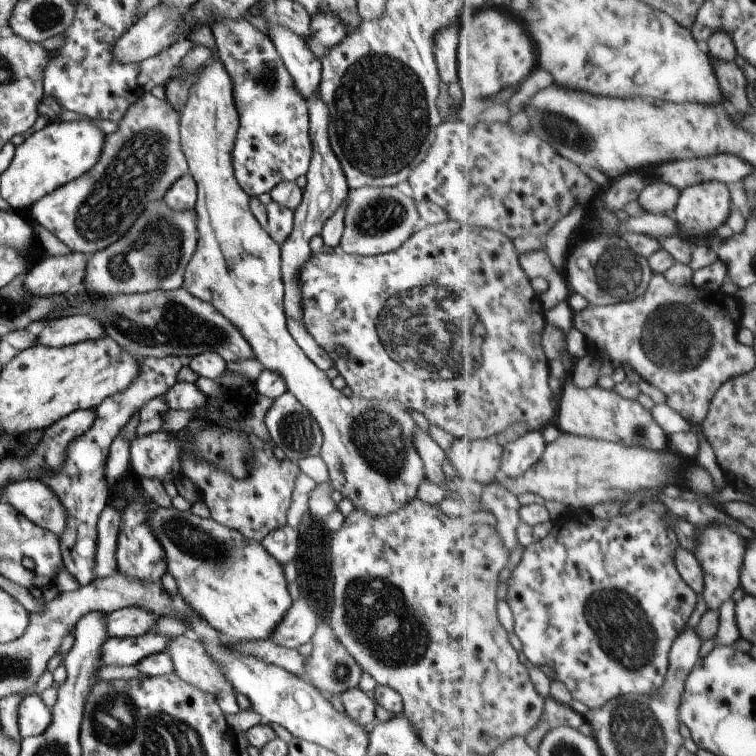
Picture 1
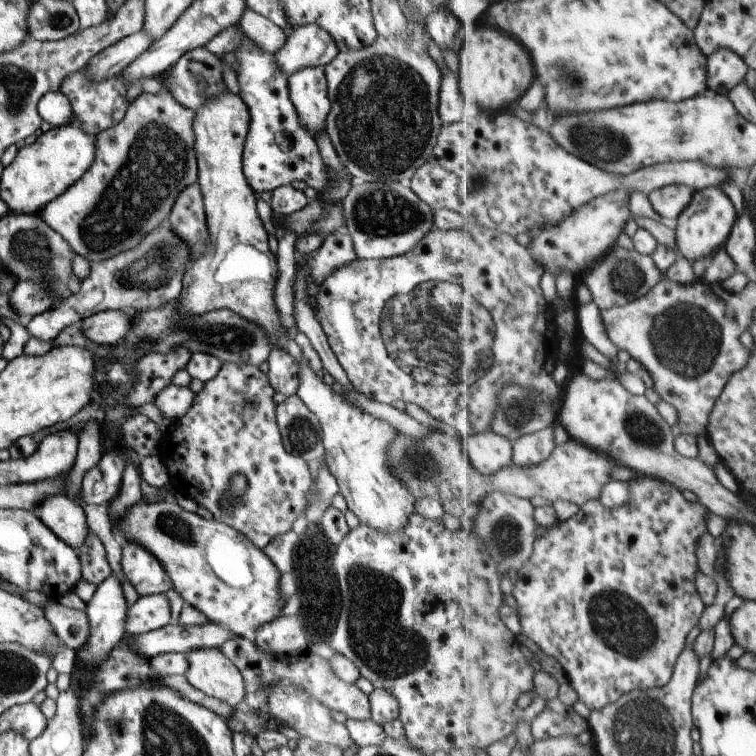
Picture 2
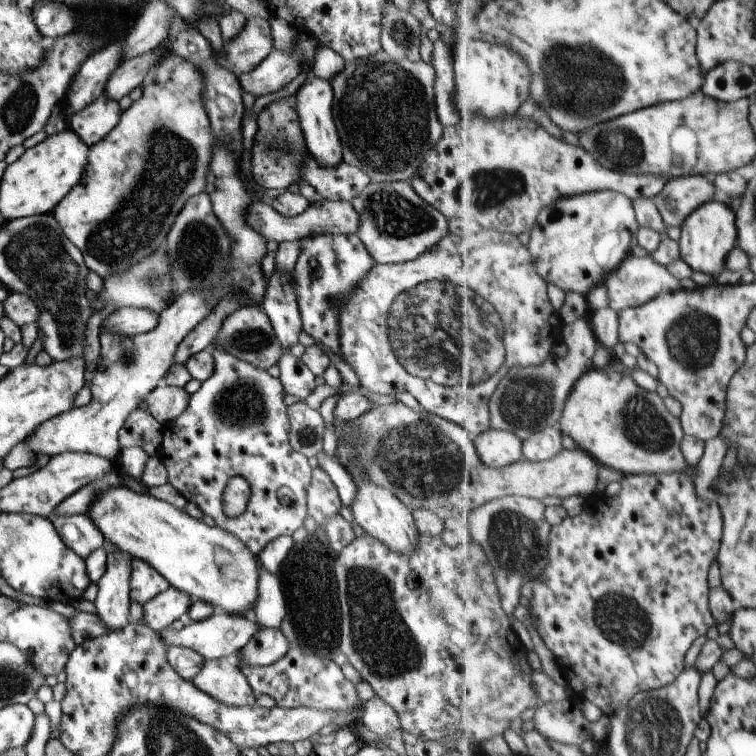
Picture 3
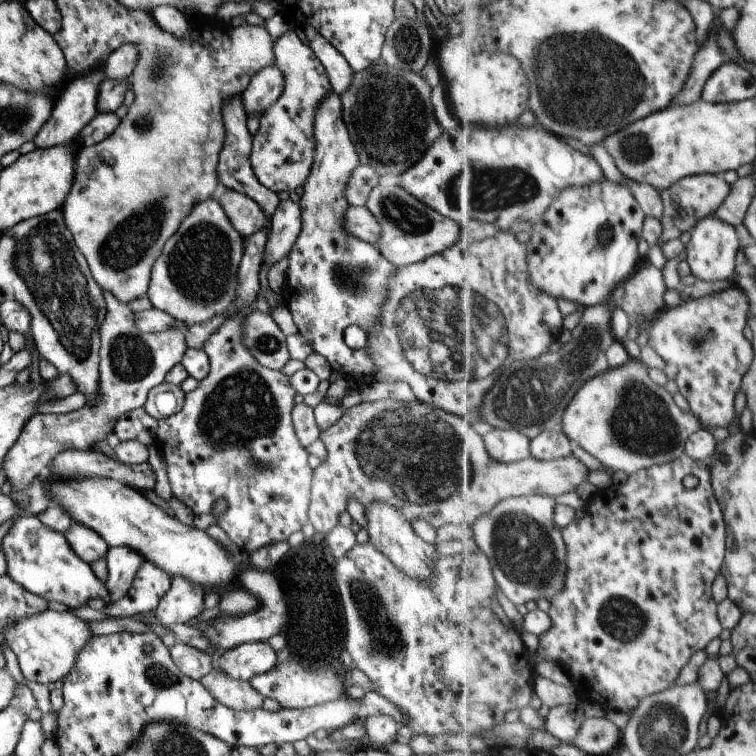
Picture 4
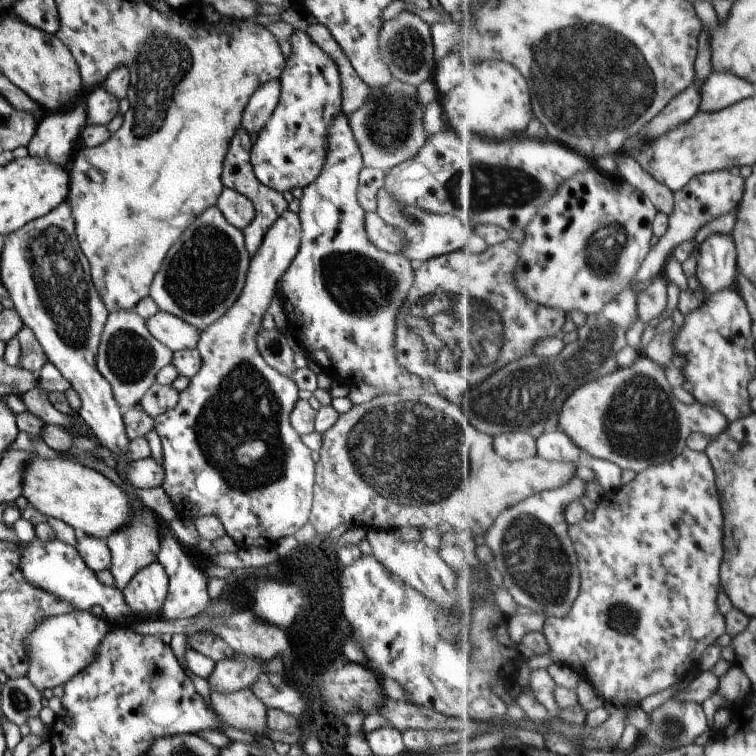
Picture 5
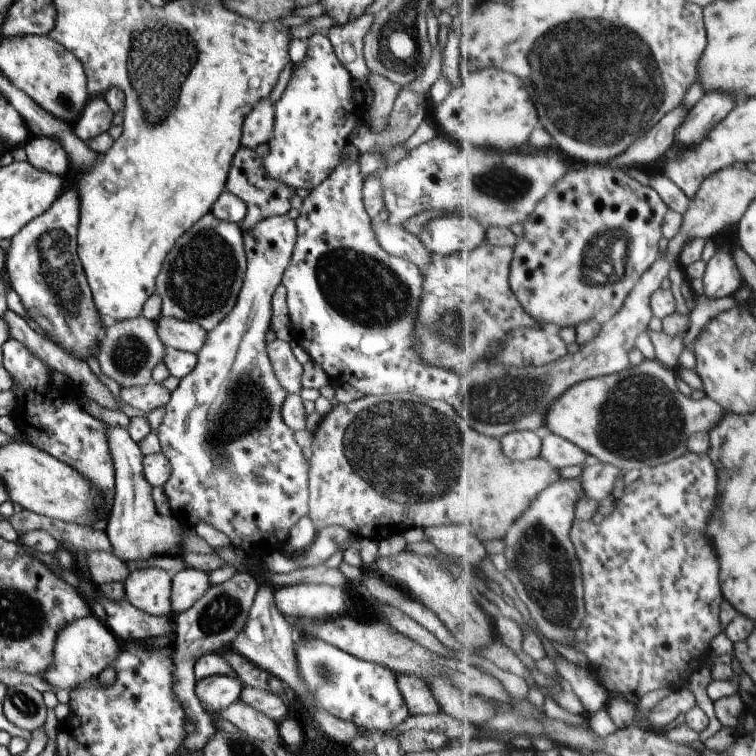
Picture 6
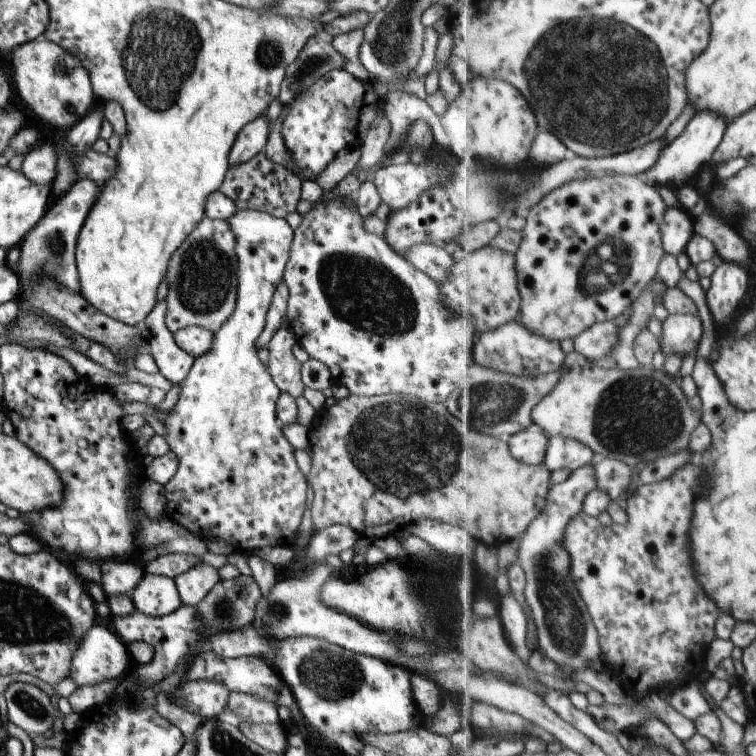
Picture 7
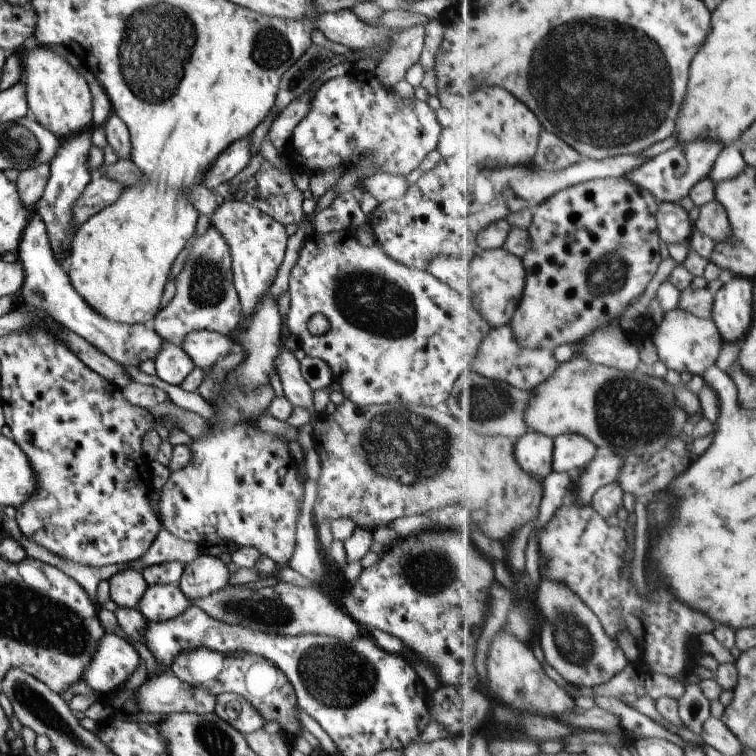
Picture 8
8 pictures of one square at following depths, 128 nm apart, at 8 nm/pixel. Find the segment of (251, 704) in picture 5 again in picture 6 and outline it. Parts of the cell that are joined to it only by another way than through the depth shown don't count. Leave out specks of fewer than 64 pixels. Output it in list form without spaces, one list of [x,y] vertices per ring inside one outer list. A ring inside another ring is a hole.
[[[239,699],[231,702],[227,708],[216,712],[216,717],[231,722],[237,730],[241,730],[251,738],[267,742],[273,747],[280,746],[276,723]]]

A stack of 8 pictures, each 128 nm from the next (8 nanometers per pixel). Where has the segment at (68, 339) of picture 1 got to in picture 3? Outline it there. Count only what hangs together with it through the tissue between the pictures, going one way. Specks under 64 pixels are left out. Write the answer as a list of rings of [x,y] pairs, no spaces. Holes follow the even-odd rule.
[[[119,307],[112,314],[109,314],[100,323],[101,330],[117,332],[119,336],[132,337],[136,334],[143,334],[153,330],[157,326],[158,314],[137,307]]]

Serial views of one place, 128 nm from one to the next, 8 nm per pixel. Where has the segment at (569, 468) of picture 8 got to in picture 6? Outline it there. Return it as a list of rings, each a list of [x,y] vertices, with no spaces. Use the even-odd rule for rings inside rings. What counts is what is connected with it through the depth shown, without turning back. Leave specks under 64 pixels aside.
[[[550,433],[544,438],[541,457],[559,470],[565,466],[583,467],[587,455],[585,449],[558,434]]]

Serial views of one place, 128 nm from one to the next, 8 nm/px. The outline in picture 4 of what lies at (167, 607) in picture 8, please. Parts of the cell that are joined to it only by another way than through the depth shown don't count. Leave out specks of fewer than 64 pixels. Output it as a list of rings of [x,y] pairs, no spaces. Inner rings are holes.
[[[149,561],[135,572],[129,590],[119,599],[104,605],[100,612],[109,616],[131,616],[154,611],[170,587],[170,577]]]

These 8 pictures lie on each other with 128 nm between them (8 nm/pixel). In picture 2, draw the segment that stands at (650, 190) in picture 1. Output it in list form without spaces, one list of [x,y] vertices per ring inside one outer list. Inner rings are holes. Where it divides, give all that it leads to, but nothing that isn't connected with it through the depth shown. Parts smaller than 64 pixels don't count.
[[[671,184],[648,195],[653,208],[661,216],[678,220],[685,208],[692,203],[696,190],[685,184]]]

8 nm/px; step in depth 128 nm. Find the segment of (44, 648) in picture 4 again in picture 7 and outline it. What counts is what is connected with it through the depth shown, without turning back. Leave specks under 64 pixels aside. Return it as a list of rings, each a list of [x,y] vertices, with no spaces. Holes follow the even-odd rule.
[[[95,622],[85,632],[85,636],[81,638],[81,644],[77,646],[77,650],[71,656],[68,677],[73,680],[73,684],[77,687],[95,686],[103,680],[121,680],[127,675],[132,666],[127,644],[123,643],[113,631]]]

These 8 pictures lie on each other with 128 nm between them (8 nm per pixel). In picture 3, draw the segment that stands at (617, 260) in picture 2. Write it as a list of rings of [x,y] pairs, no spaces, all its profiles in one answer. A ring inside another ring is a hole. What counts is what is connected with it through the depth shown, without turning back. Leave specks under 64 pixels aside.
[[[629,255],[625,264],[617,272],[612,272],[602,283],[608,291],[608,306],[621,312],[627,308],[635,308],[649,304],[661,294],[675,292],[676,290],[694,290],[698,286],[692,279],[679,280],[665,265],[659,264],[653,256],[638,258]]]

